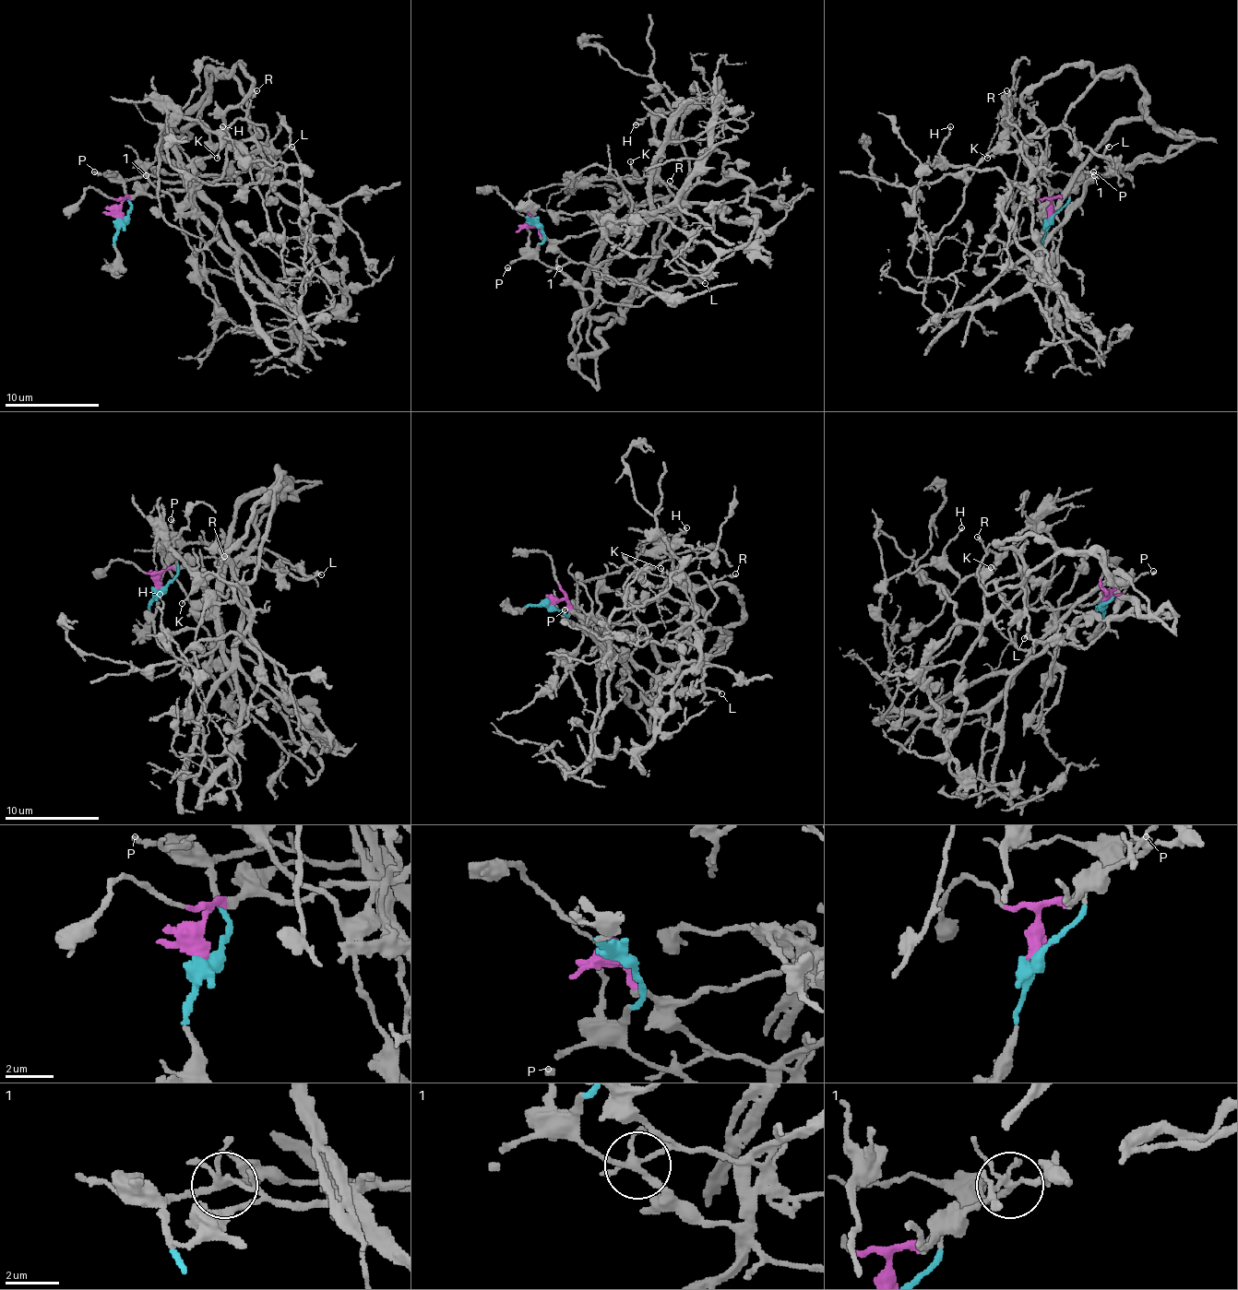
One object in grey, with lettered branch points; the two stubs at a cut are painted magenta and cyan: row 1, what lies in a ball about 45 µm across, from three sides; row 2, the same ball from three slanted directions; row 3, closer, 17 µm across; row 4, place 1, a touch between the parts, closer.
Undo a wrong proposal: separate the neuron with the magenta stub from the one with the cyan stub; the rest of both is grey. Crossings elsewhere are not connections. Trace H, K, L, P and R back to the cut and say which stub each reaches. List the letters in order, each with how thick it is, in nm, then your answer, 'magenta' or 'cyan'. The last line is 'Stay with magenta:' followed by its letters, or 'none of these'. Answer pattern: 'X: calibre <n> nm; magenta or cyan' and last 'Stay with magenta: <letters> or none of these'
H: calibre 140 nm; cyan
K: calibre 170 nm; magenta
L: calibre 200 nm; cyan
P: calibre 170 nm; cyan
R: calibre 170 nm; magenta
Stay with magenta: K, R

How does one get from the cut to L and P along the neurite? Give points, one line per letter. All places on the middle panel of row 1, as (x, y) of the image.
L: (535, 223), (542, 235), (540, 259), (606, 301), (642, 306), (694, 278), (706, 282)
P: (535, 223), (542, 240), (506, 268)

